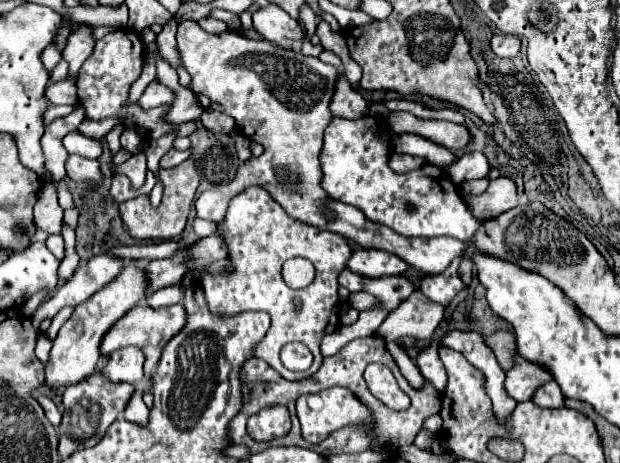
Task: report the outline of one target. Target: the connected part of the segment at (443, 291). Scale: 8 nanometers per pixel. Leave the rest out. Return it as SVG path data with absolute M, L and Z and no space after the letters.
M459 260L451 262L451 266L443 270L441 276L425 276L419 284L419 290L423 290L423 294L429 300L447 306L455 298L455 294L465 288L465 284L459 280L457 266L459 266Z

